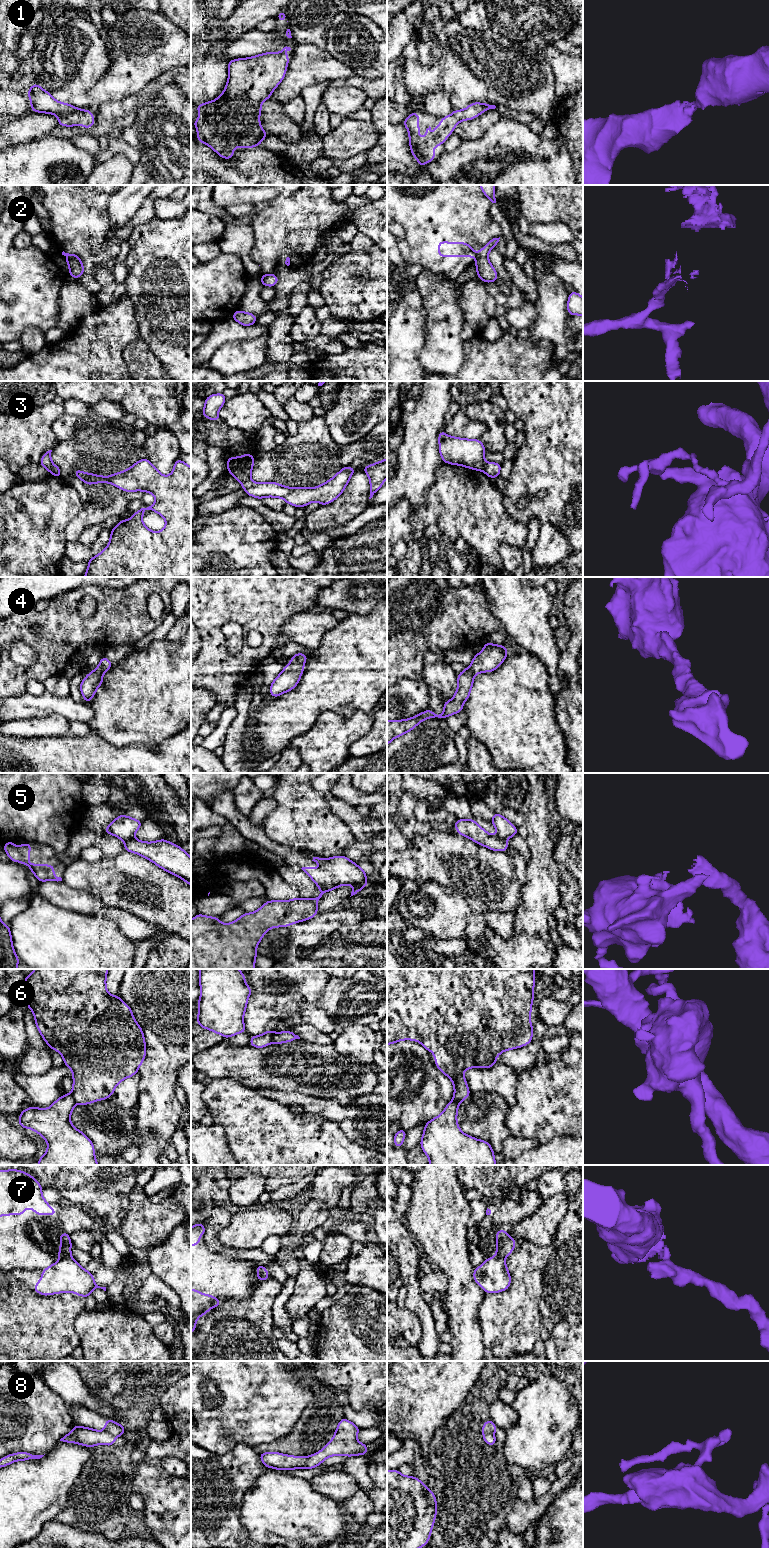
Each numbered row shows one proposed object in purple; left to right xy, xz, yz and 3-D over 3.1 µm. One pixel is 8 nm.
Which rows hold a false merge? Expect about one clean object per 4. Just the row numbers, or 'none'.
2, 3, 5, 6, 7, 8

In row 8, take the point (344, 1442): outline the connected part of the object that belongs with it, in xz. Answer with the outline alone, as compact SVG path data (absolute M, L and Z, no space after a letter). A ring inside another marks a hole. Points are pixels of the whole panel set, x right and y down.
M343 1418L339 1421L332 1440L317 1453L306 1457L307 1469L318 1467L326 1458L335 1455L356 1456L367 1455L367 1444L357 1441L360 1428Z

